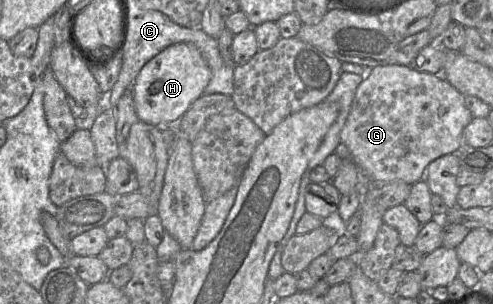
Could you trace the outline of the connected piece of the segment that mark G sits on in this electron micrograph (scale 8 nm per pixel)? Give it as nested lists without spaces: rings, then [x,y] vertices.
[[[380,64],[370,68],[358,86],[347,120],[340,133],[340,141],[349,149],[353,162],[360,169],[364,177],[374,184],[383,184],[392,181],[403,181],[415,184],[424,179],[426,167],[435,159],[452,153],[457,153],[463,146],[463,130],[473,119],[473,115],[464,103],[464,95],[453,87],[441,74],[416,71],[410,66],[398,64]]]

